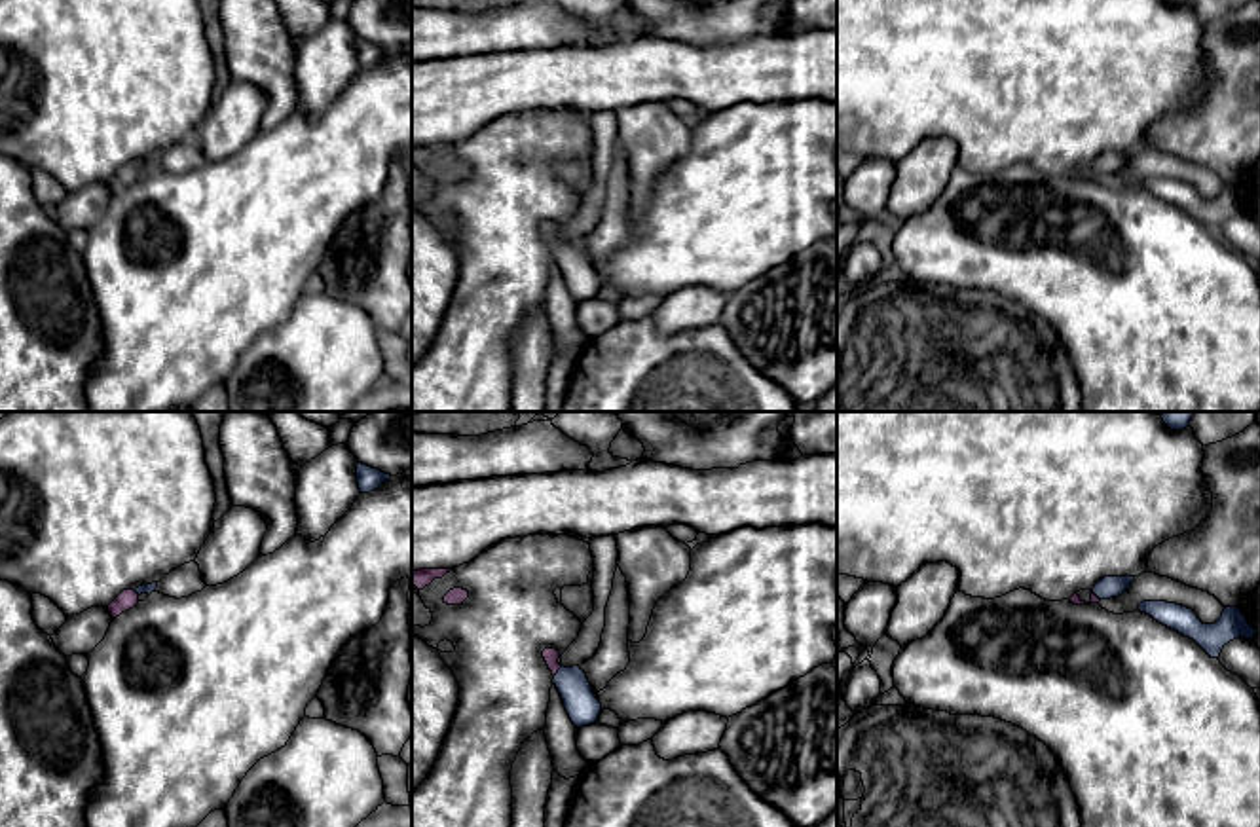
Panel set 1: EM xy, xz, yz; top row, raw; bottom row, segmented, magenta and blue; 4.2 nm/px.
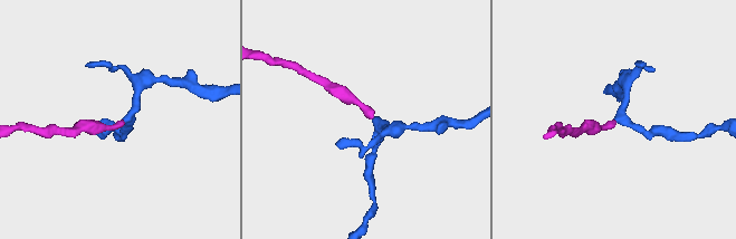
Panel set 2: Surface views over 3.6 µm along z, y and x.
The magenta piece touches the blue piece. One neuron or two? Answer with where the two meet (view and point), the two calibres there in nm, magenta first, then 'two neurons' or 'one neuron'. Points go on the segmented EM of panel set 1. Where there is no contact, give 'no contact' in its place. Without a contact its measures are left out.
meets magenta in xz at (556, 672); 70 nm thick on the magenta side, 140 nm on the other; one neuron

